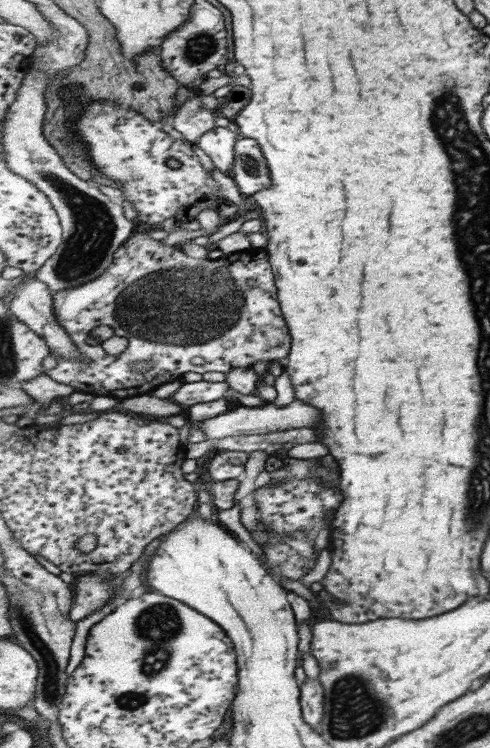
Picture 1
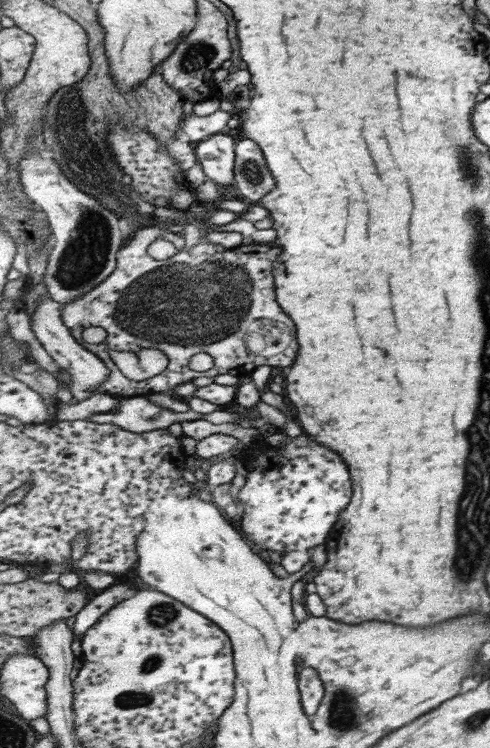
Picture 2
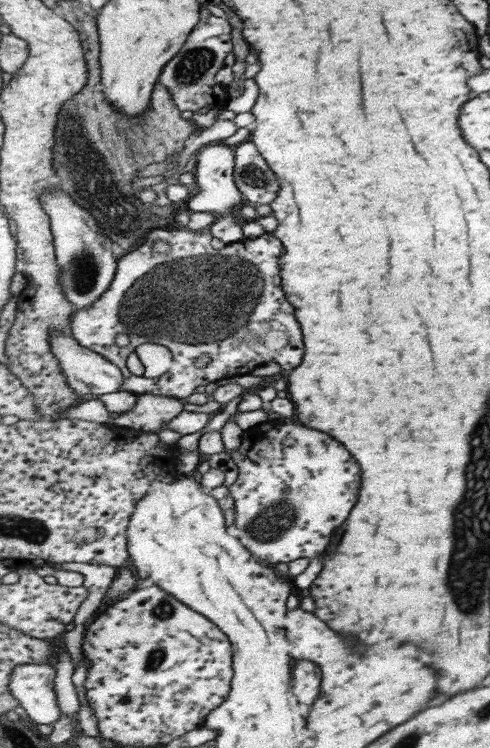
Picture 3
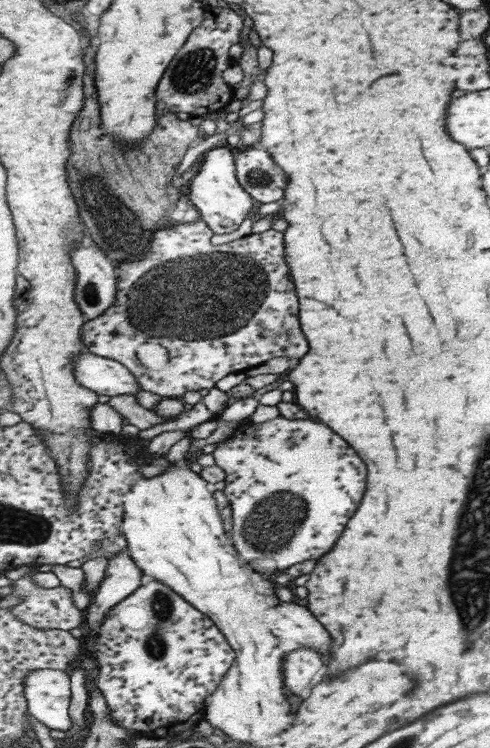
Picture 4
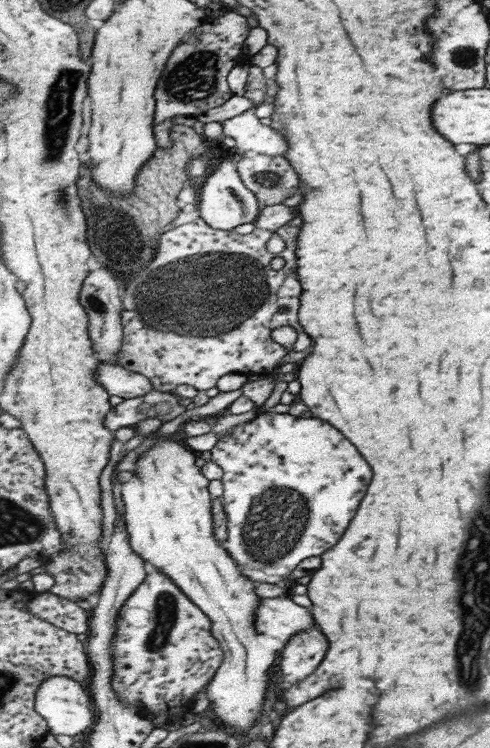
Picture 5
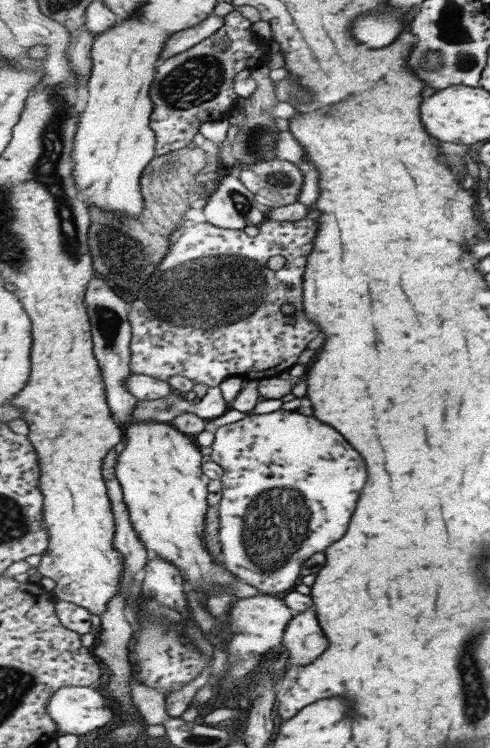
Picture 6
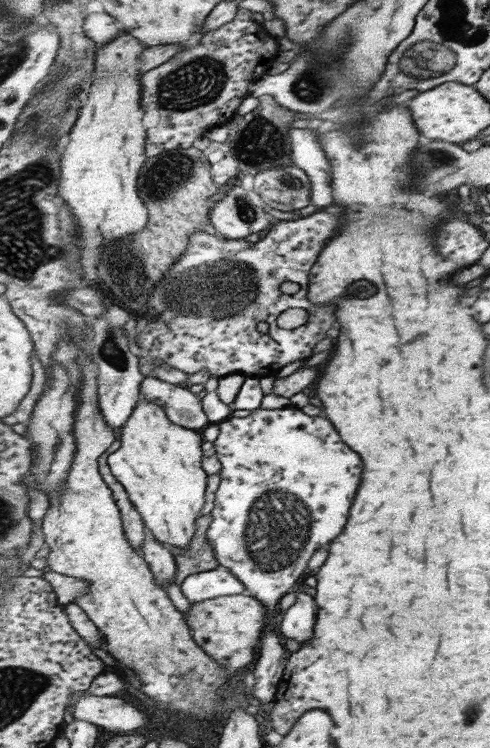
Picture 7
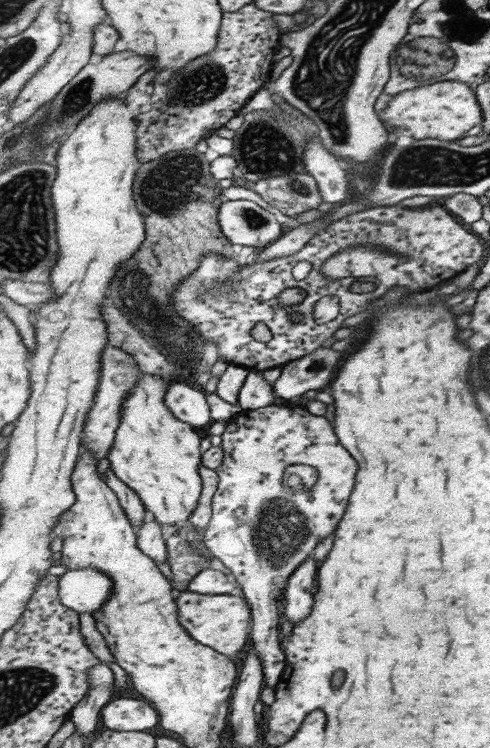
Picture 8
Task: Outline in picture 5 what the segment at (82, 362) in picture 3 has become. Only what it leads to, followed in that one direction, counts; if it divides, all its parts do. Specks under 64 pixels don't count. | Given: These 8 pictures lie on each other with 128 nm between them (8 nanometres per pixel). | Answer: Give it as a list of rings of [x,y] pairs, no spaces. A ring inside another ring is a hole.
[[[101,362],[97,381],[101,382],[111,396],[120,396],[124,399],[137,398],[155,390],[153,381],[144,374],[127,370],[121,364],[107,364]]]

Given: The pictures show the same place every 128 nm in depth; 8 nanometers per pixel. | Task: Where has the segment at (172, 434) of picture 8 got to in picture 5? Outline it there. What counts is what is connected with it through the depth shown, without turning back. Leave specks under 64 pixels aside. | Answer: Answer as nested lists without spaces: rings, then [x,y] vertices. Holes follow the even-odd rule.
[[[160,437],[153,447],[139,455],[132,470],[135,476],[122,483],[121,495],[124,501],[129,542],[132,543],[132,548],[137,554],[147,563],[153,564],[155,569],[171,577],[212,620],[213,638],[218,640],[221,648],[225,650],[225,666],[221,666],[217,678],[212,679],[207,690],[212,702],[211,710],[217,724],[221,726],[227,724],[247,732],[249,728],[255,726],[261,716],[267,688],[272,688],[273,682],[279,680],[278,674],[271,672],[279,652],[265,648],[257,634],[256,611],[259,610],[263,599],[257,594],[259,583],[244,576],[236,560],[228,554],[226,548],[221,548],[217,540],[210,480],[201,472],[201,467],[197,466],[198,456],[198,453],[189,449],[187,445],[166,437]]]

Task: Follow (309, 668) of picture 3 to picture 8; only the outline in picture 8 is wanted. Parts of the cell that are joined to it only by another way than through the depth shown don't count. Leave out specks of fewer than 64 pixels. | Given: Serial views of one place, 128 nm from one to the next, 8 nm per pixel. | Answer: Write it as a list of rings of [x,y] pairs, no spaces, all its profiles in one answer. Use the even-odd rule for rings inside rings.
[[[314,553],[299,570],[292,575],[288,581],[283,598],[286,600],[286,607],[282,610],[283,617],[287,618],[294,625],[307,619],[311,606],[313,606],[313,592],[311,588],[315,586],[315,578],[319,571]]]

